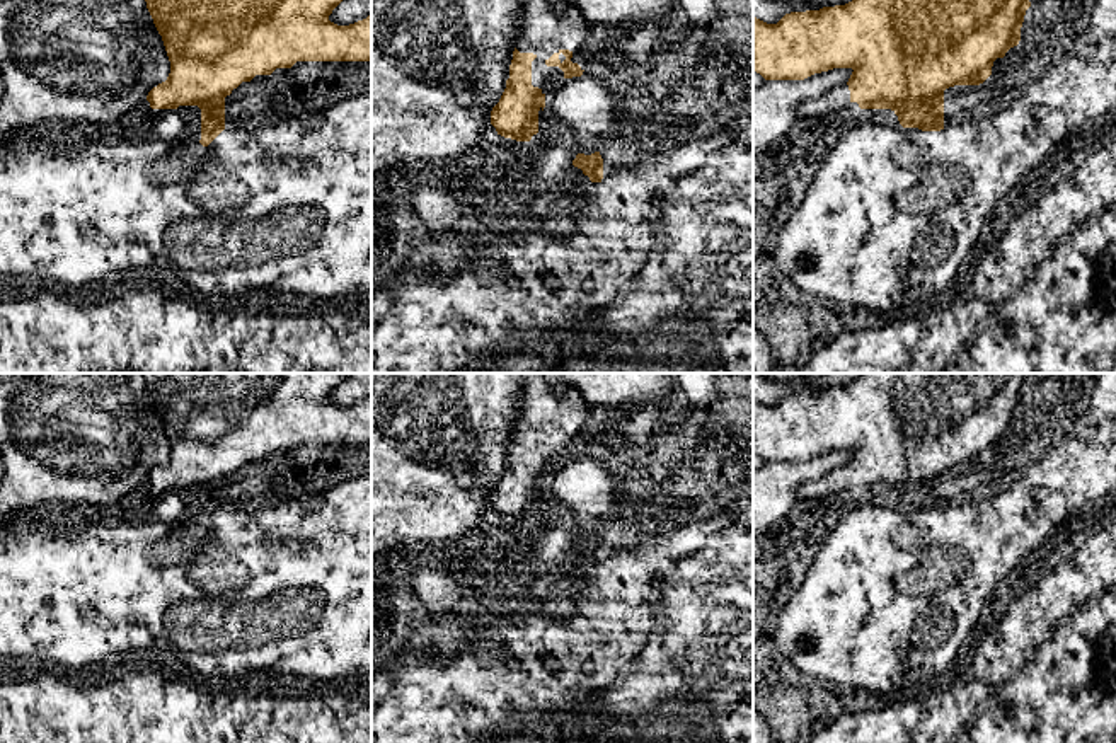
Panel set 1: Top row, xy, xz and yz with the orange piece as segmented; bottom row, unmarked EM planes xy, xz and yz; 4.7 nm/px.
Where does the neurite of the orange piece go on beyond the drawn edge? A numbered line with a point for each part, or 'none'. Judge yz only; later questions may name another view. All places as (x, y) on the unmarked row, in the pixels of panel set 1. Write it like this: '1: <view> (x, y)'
1: yz (837, 479)

